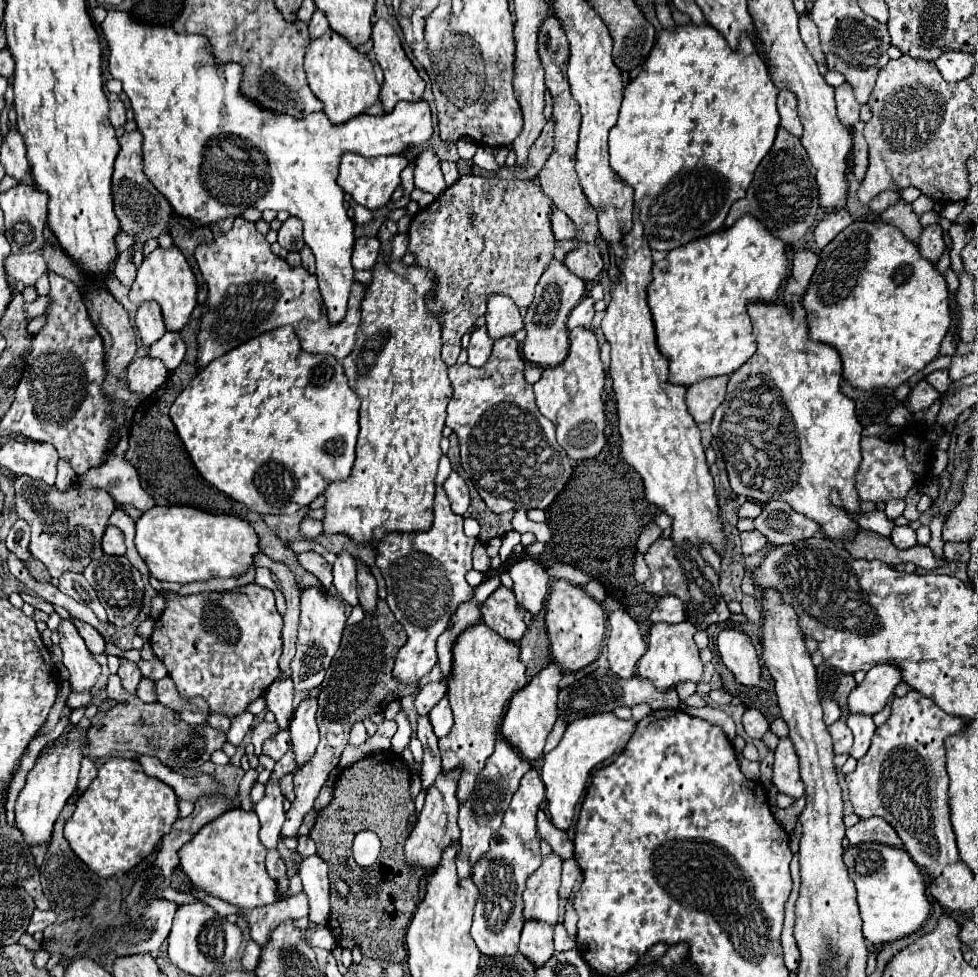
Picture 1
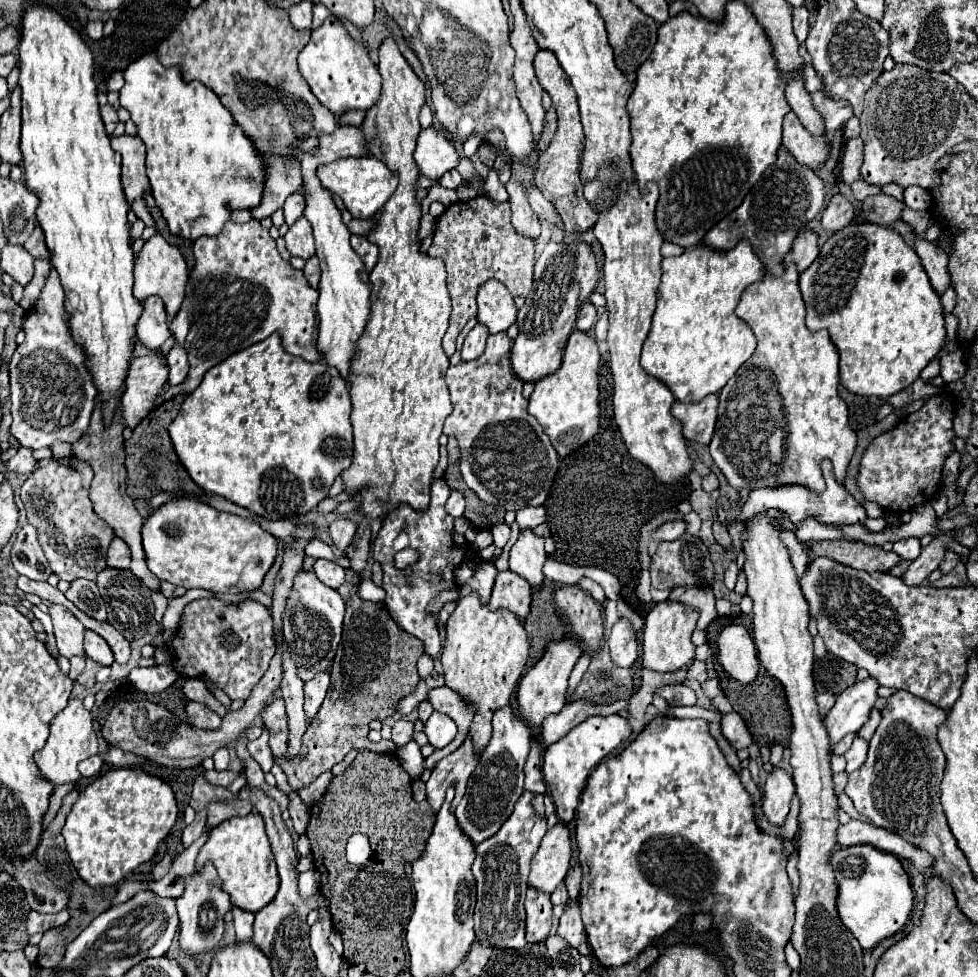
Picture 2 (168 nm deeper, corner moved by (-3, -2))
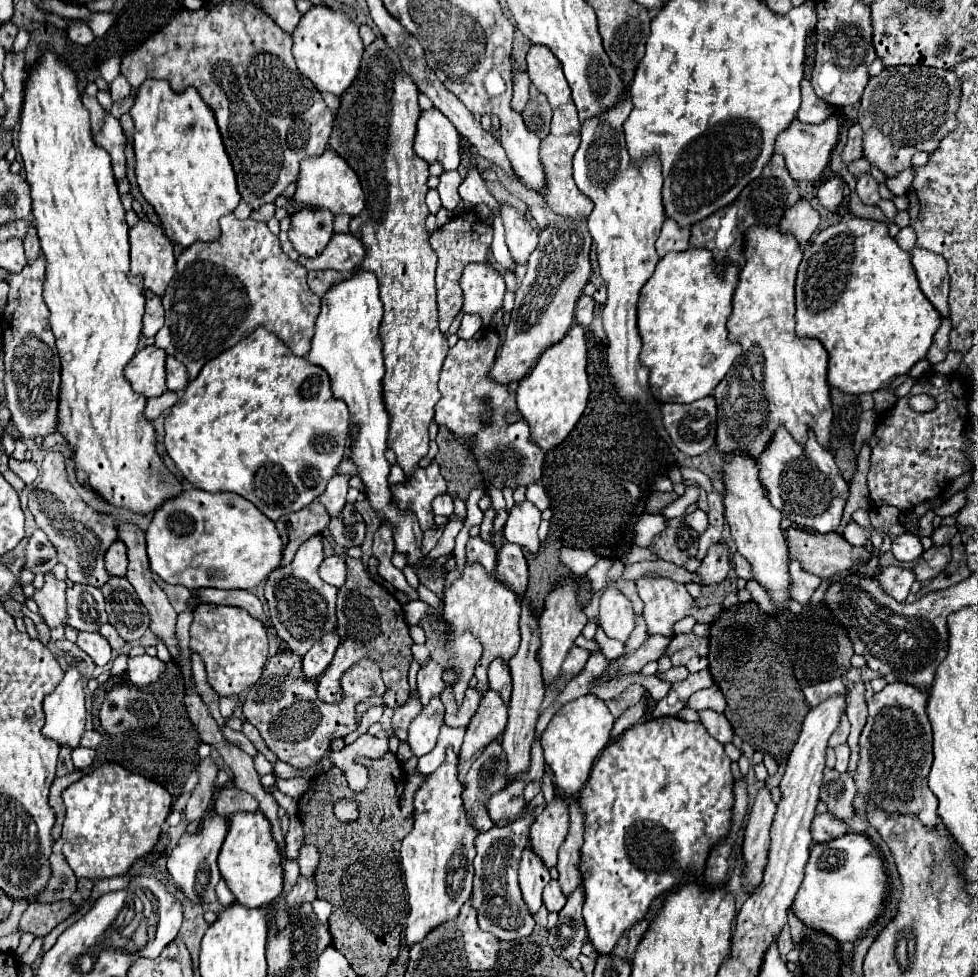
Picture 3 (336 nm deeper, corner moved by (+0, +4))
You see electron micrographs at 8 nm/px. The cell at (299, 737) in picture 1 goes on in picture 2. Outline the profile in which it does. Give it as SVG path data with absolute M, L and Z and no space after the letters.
M321 673L321 675L315 675L311 681L305 683L305 715L309 721L313 721L317 717L317 711L327 695L327 689L329 689L329 673Z

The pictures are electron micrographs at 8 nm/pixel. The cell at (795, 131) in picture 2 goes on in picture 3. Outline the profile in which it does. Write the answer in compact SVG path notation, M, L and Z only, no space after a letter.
M830 115L828 121L822 121L820 125L804 125L804 123L798 123L796 119L784 133L778 135L774 151L784 155L790 177L794 177L796 183L816 181L824 171L824 167L830 163L830 153L838 143L838 135L840 135L840 123L834 115Z

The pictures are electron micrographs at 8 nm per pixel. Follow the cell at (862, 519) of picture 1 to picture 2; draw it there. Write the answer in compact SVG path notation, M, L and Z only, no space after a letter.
M823 461L821 463L821 469L823 469L823 477L825 477L825 483L827 483L827 489L821 493L821 495L815 495L813 491L801 487L801 485L787 485L787 487L779 487L779 489L755 489L749 493L749 499L745 503L745 507L741 509L739 513L739 519L742 522L745 519L751 519L753 515L757 513L763 513L767 509L781 509L789 515L789 519L793 523L805 519L805 517L815 517L819 519L821 523L831 523L831 525L849 525L849 523L859 523L859 525L865 525L867 521L867 513L863 509L863 505L859 505L847 491L843 485L839 485L833 477L833 465L829 461Z

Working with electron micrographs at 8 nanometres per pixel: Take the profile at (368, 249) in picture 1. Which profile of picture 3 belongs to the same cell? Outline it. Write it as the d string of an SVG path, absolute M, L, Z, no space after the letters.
M334 233L330 243L318 257L314 259L300 257L298 263L314 271L322 271L322 269L350 271L356 269L362 263L362 259L364 259L364 247L356 237L352 237L350 233Z

